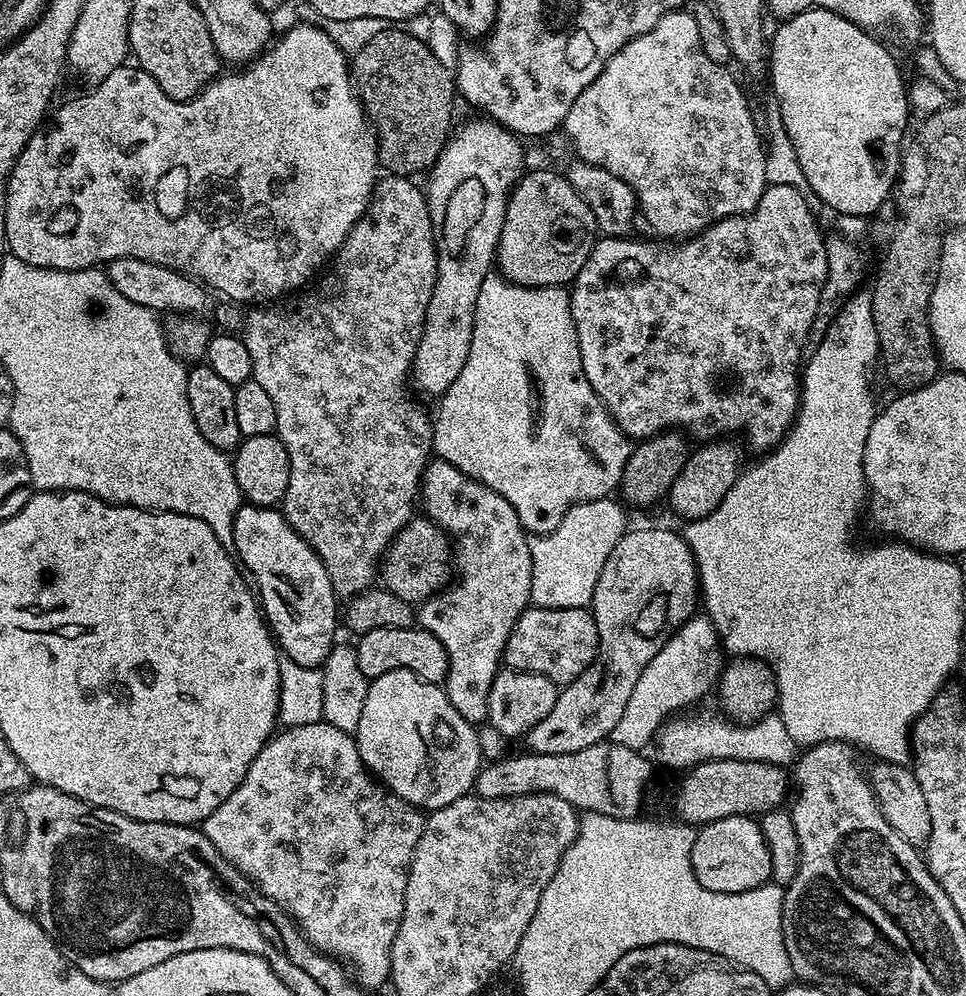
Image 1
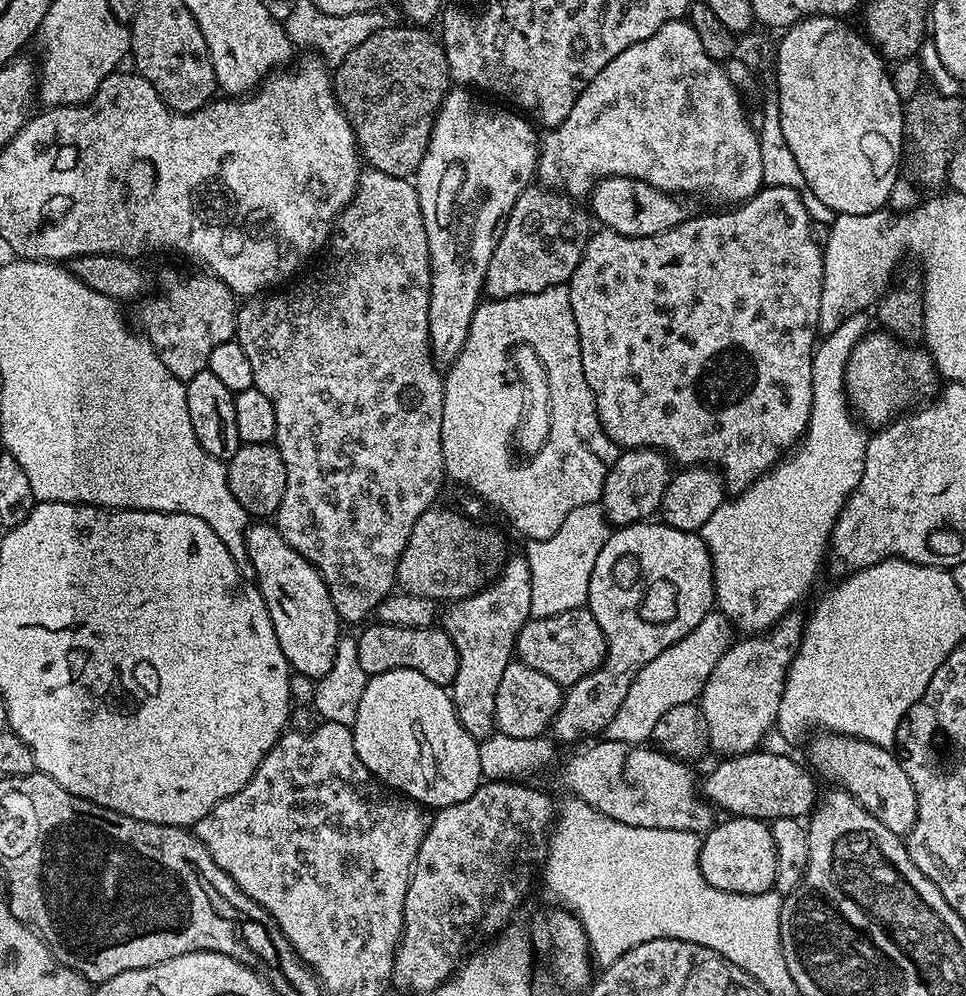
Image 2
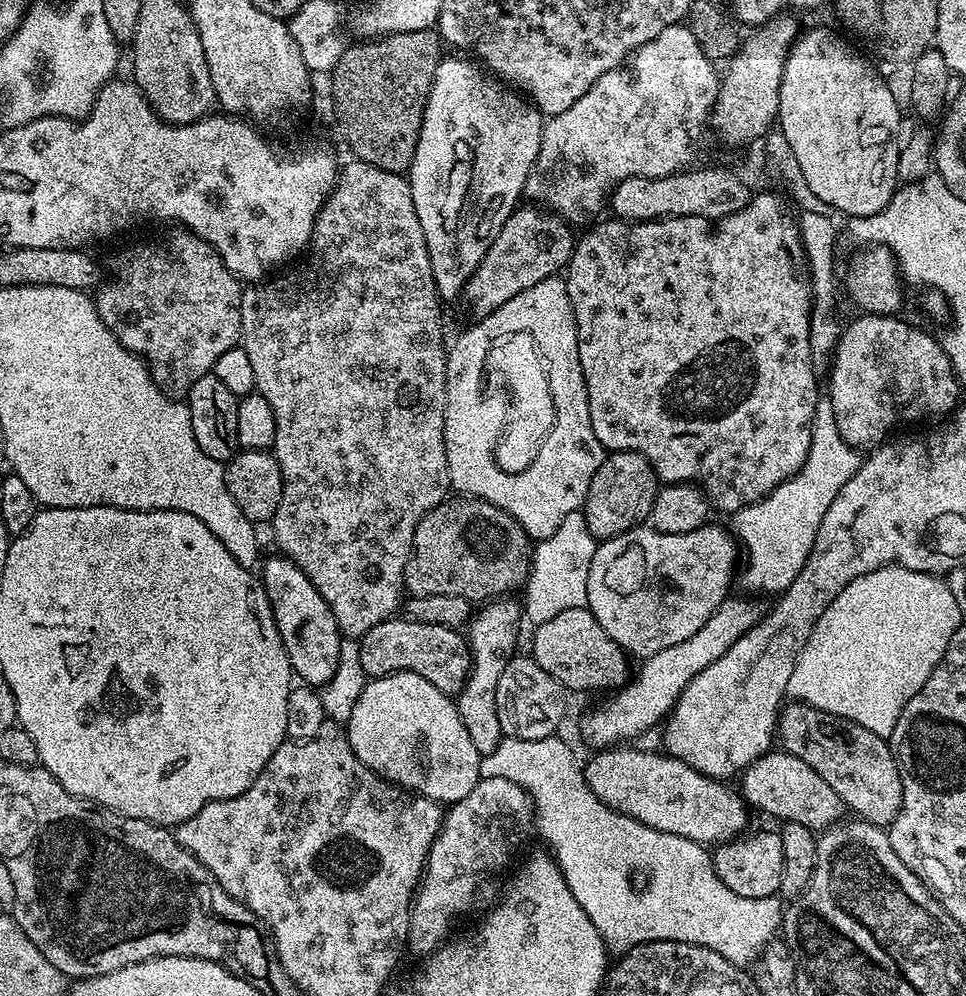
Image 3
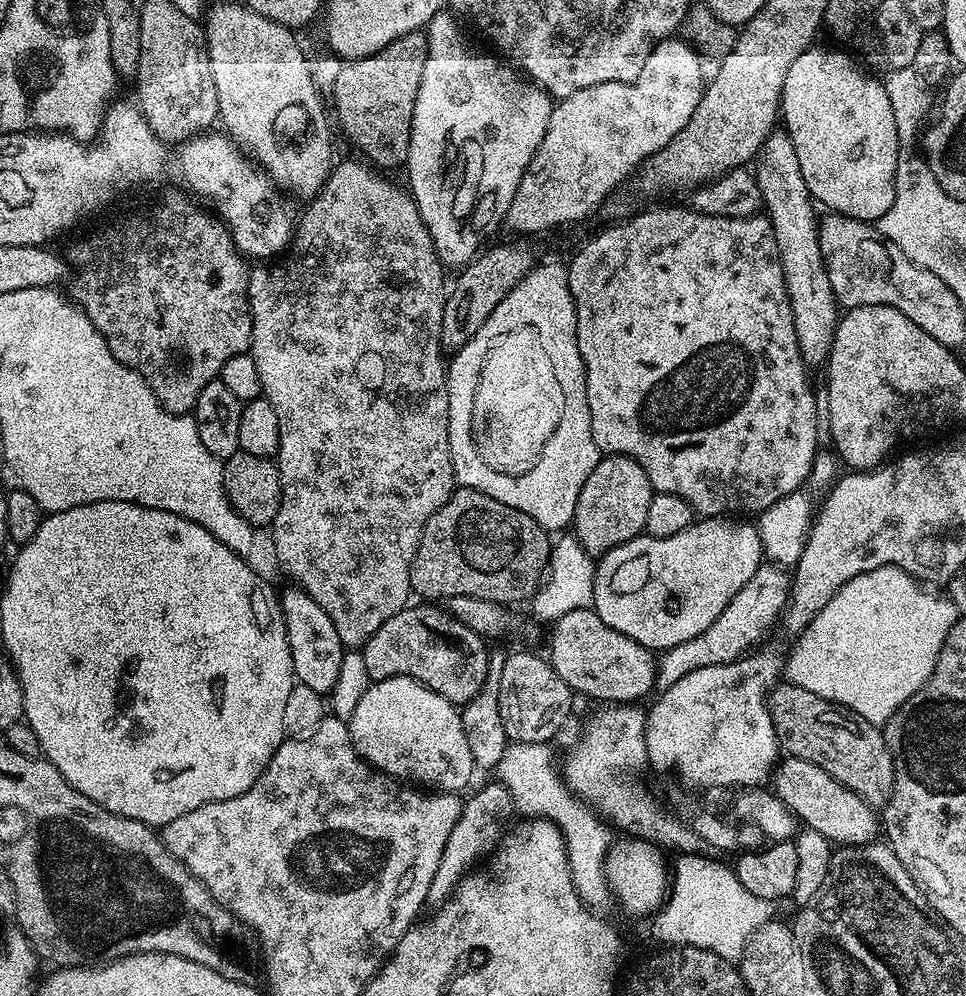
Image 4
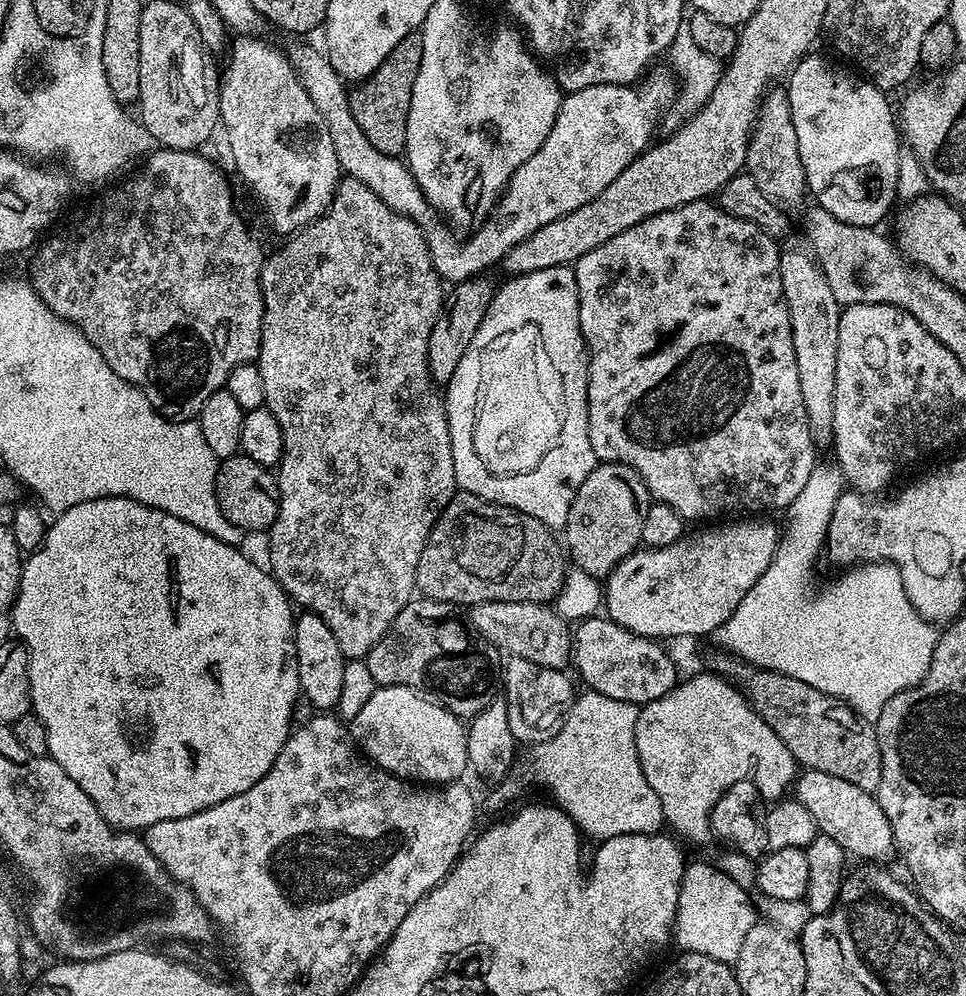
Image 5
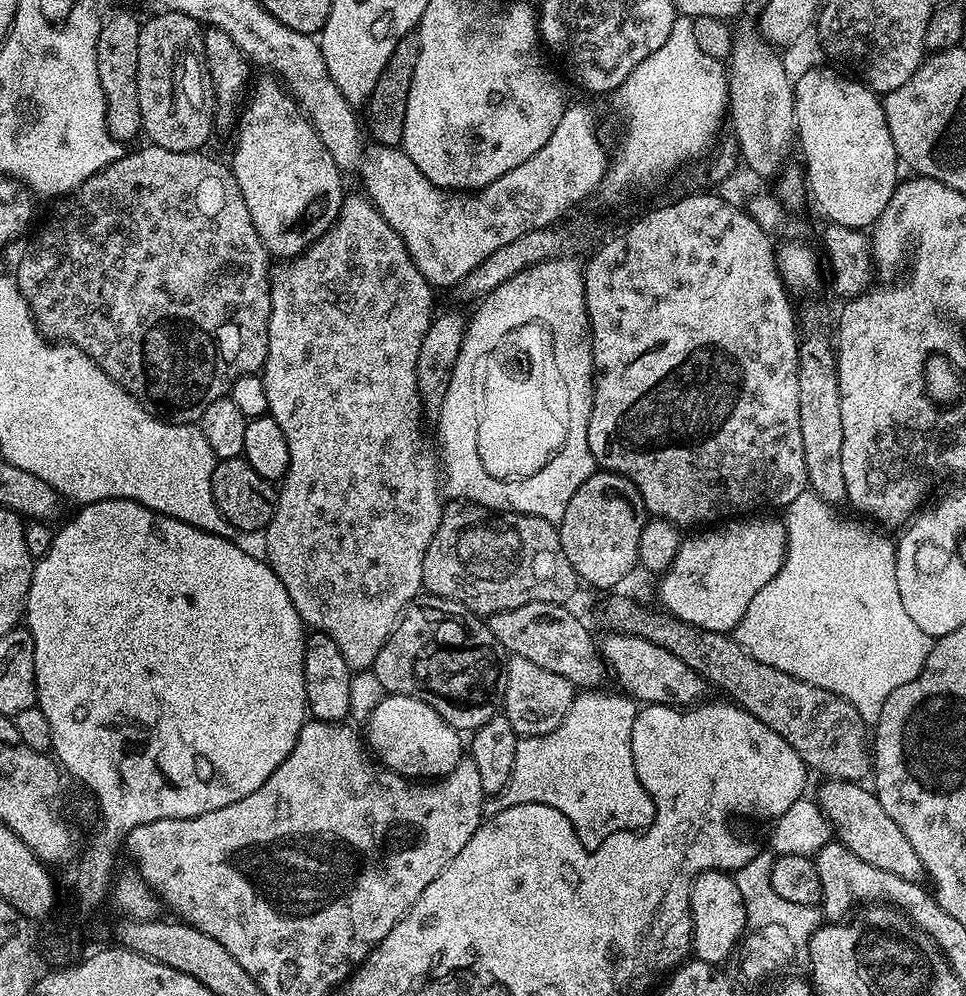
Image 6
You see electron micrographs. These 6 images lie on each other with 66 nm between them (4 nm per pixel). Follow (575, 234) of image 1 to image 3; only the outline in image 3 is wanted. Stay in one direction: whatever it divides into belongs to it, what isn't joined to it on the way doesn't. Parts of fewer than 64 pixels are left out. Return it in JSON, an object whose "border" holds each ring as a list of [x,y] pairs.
{"border":[[[539,206],[524,207],[517,207],[510,218],[506,218],[506,226],[498,230],[498,238],[494,238],[490,250],[486,250],[486,258],[482,258],[470,282],[466,282],[462,304],[476,320],[494,314],[494,310],[498,310],[502,302],[510,302],[514,294],[522,294],[522,290],[530,290],[568,267],[574,247],[573,229],[568,221]]]}

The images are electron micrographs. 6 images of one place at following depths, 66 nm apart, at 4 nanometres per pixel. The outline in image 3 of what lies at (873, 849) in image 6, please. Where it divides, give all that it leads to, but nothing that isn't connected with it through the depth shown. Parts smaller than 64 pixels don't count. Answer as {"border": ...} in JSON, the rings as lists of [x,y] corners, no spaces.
{"border":[[[769,750],[758,757],[749,768],[744,769],[738,783],[738,792],[746,805],[753,809],[756,807],[779,822],[811,828],[816,834],[831,828],[846,812],[838,794],[834,794],[834,786],[830,786],[818,770],[810,770],[802,758],[783,750]]]}

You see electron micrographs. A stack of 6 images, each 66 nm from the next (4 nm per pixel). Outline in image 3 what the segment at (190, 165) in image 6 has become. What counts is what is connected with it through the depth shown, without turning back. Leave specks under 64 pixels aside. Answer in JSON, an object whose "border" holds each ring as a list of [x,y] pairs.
{"border":[[[172,230],[165,240],[156,240],[153,244],[136,244],[133,248],[124,248],[112,260],[112,277],[105,279],[100,287],[95,289],[94,299],[96,301],[96,309],[98,314],[106,326],[114,334],[114,338],[118,338],[118,342],[122,342],[122,346],[126,346],[126,350],[130,350],[134,355],[139,356],[148,366],[148,372],[151,373],[157,386],[169,396],[173,398],[183,397],[190,390],[190,386],[194,386],[194,382],[198,382],[198,378],[209,375],[214,366],[214,362],[218,362],[221,354],[226,354],[226,350],[237,347],[242,340],[242,318],[240,317],[240,307],[242,306],[242,294],[244,288],[239,278],[224,264],[223,258],[214,250],[214,246],[210,246],[201,236],[195,236],[190,230]]]}

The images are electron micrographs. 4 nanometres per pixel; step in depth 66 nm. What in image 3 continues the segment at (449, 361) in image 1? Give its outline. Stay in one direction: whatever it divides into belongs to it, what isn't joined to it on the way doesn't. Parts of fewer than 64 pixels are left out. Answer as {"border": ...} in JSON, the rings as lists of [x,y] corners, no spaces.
{"border":[[[456,54],[448,55],[441,59],[438,70],[434,74],[434,82],[430,86],[430,94],[424,107],[422,130],[418,134],[418,146],[414,150],[414,162],[408,167],[406,173],[410,194],[414,198],[414,211],[418,214],[418,222],[422,222],[422,234],[426,234],[426,250],[430,254],[430,270],[434,274],[434,282],[441,301],[444,302],[459,301],[463,297],[466,282],[470,282],[474,270],[478,270],[482,258],[486,258],[486,250],[490,250],[494,238],[498,238],[498,230],[502,230],[502,226],[506,226],[506,218],[510,218],[510,214],[515,212],[521,203],[526,178],[530,174],[530,170],[538,158],[538,150],[542,146],[542,134],[546,123],[545,117],[541,116],[531,100],[517,94],[513,89],[493,78],[483,67],[477,66],[471,59],[461,58]]]}

